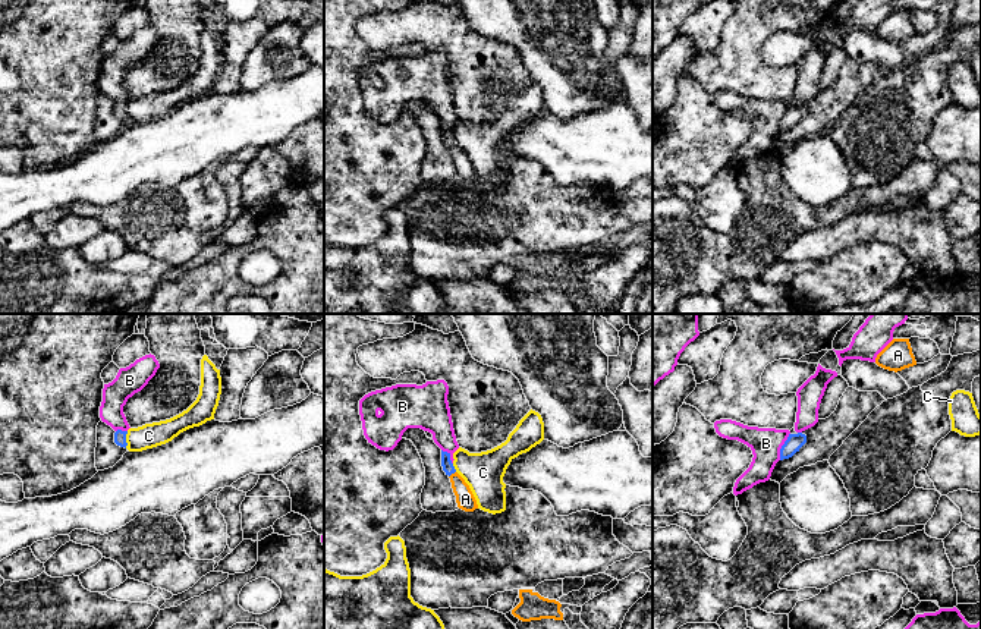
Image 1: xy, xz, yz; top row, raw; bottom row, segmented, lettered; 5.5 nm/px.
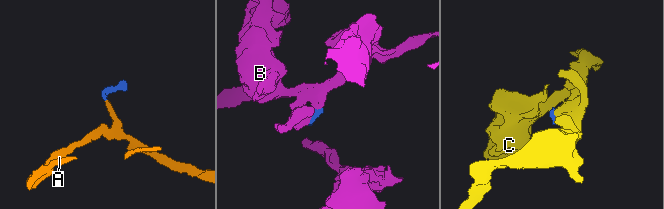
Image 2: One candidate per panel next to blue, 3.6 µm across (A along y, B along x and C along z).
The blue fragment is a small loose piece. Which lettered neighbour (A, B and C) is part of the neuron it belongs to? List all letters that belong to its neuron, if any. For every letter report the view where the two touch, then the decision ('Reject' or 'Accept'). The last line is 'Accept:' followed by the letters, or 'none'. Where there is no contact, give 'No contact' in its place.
A: Touches blue in xz. Accept
B: Touches blue in yz. Reject
C: Touches blue in xy. Reject
Accept: A

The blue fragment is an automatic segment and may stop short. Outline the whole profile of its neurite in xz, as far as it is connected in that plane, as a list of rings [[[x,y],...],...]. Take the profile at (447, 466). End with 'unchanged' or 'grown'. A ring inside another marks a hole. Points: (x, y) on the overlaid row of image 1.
[[[441,450],[441,466],[446,475],[450,478],[453,493],[456,496],[458,507],[465,512],[474,512],[478,509],[477,500],[465,482],[465,479],[456,472],[452,460],[450,453]]] | grown

